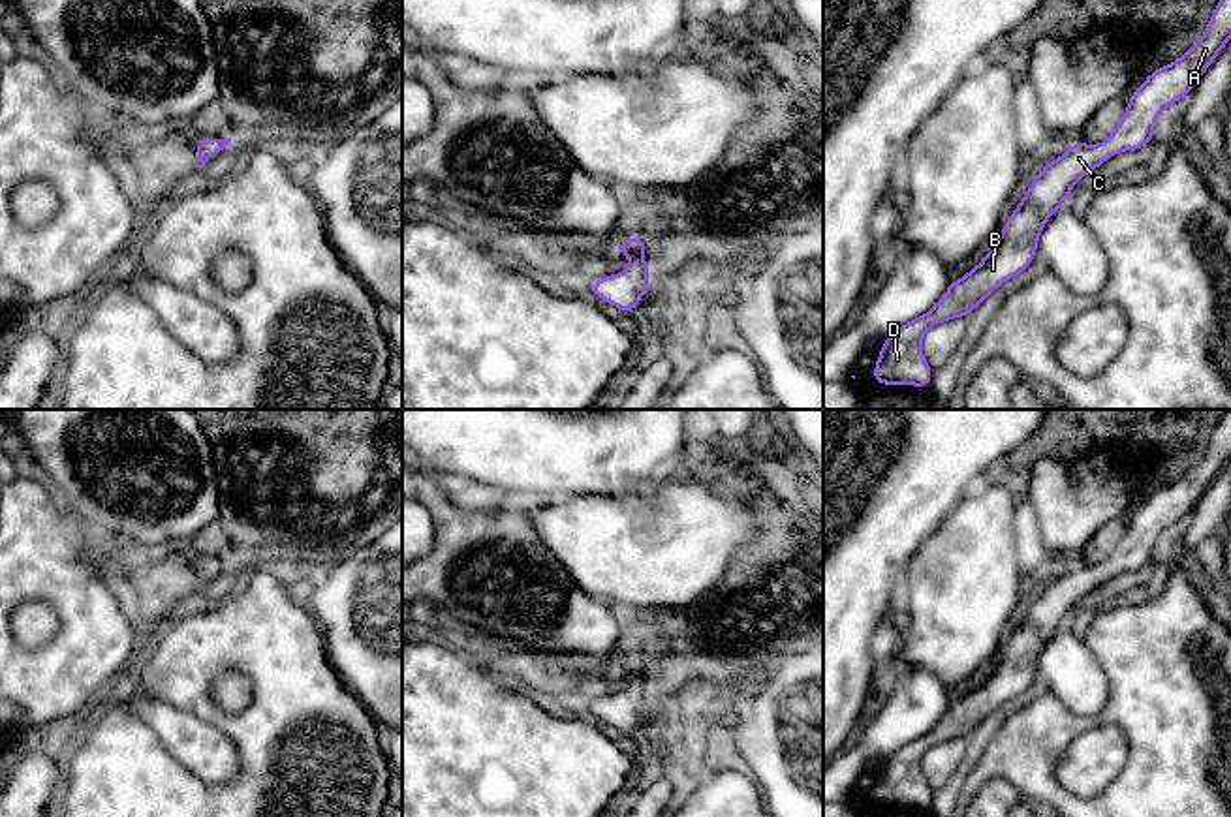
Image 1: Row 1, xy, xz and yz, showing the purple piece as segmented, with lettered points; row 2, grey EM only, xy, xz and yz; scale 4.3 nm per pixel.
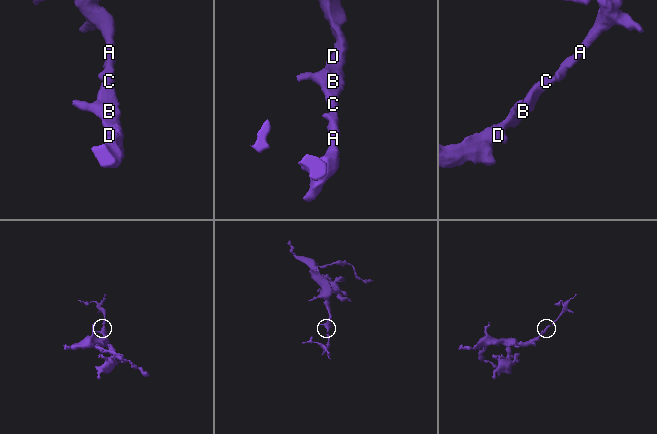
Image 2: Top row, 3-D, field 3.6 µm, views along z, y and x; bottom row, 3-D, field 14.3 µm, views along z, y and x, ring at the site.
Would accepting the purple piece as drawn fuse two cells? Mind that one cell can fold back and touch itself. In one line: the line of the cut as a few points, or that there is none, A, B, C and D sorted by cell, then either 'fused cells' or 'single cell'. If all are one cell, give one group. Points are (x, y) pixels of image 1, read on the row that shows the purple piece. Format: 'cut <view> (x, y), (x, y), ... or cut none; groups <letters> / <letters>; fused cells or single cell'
cut none; groups A B C D; single cell

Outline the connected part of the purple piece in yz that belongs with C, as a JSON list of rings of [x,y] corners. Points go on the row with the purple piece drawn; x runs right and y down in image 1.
[[[1220,0],[1201,39],[1178,60],[1154,69],[1131,92],[1120,124],[1109,141],[1086,145],[1073,141],[1066,154],[1051,160],[1026,190],[1000,239],[977,267],[949,284],[927,314],[900,325],[885,338],[874,364],[872,379],[880,385],[915,385],[928,389],[934,370],[921,342],[925,332],[943,321],[968,317],[994,289],[1021,274],[1037,255],[1037,239],[1049,218],[1067,203],[1071,188],[1109,156],[1139,150],[1156,133],[1154,124],[1163,109],[1192,94],[1207,68],[1231,39],[1231,0]]]

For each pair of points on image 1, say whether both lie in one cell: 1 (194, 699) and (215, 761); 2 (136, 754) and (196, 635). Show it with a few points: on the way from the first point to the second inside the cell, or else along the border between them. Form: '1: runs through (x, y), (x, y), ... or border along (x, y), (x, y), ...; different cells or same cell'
1: border along (160, 697), (181, 710), (215, 724), (233, 744); different cells
2: runs through (200, 793), (249, 774), (249, 744), (200, 699); same cell

